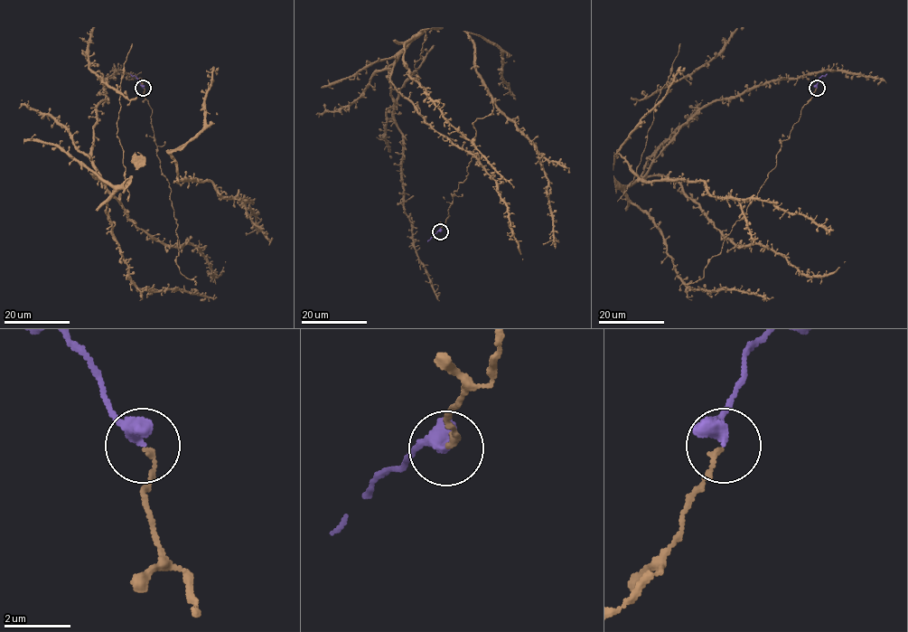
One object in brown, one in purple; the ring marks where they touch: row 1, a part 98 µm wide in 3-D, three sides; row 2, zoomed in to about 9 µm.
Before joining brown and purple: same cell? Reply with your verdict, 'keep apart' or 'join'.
join

